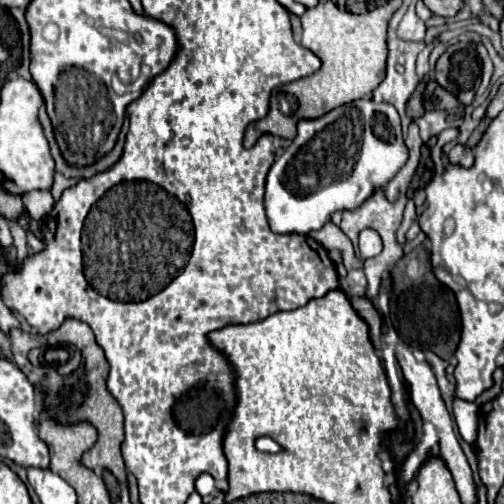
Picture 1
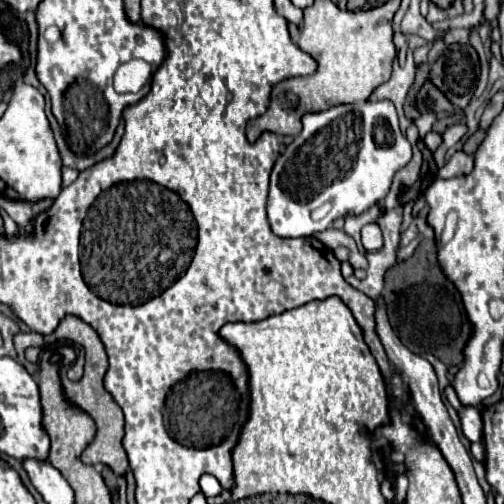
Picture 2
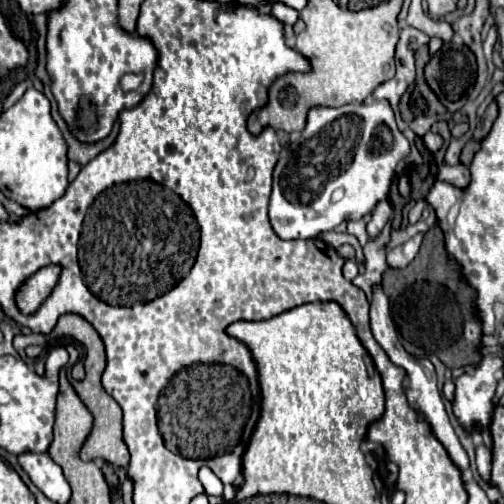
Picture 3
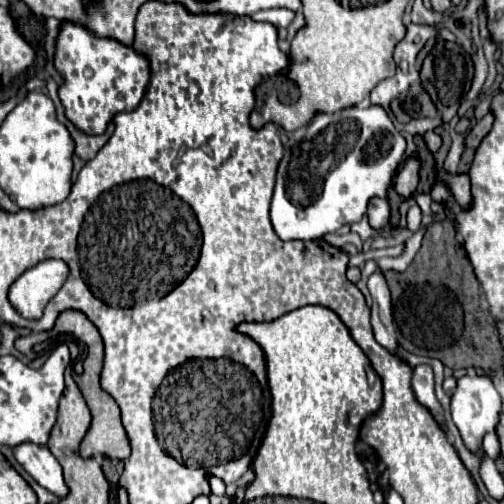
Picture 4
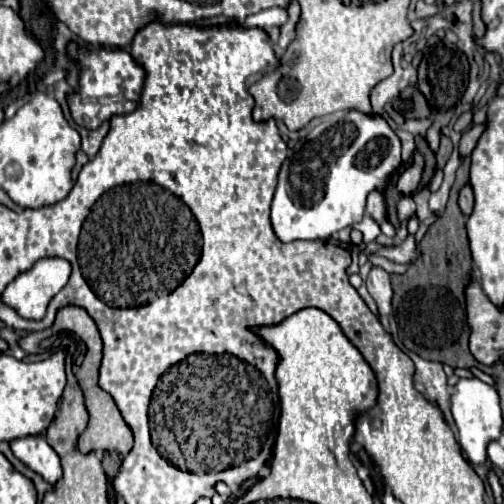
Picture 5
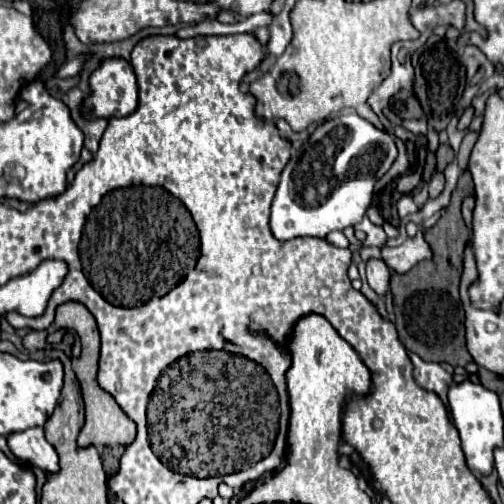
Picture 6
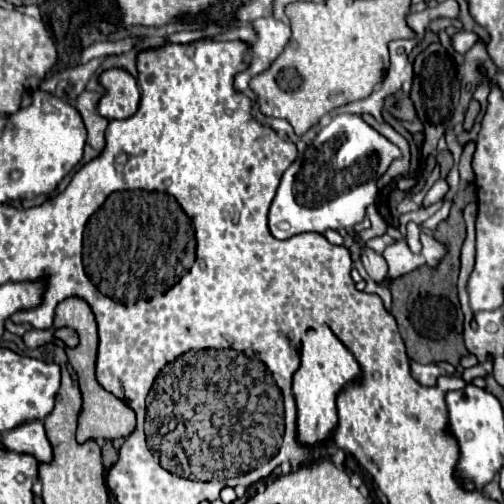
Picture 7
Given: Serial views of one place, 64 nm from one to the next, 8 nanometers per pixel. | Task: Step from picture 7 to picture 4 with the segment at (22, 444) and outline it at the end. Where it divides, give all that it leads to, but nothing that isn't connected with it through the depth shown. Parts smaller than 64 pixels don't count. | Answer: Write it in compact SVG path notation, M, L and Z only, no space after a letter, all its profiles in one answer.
M22 442L14 446L14 458L46 490L54 492L58 498L64 498L68 494L66 482L62 478L62 466L58 464L56 456L48 450L48 446Z

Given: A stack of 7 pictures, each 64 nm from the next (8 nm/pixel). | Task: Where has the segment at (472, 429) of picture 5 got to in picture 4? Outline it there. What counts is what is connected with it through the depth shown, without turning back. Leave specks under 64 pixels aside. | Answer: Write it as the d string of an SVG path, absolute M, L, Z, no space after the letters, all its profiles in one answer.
M464 376L458 380L458 386L452 394L452 420L460 430L462 442L474 456L482 456L482 438L488 432L494 432L498 422L500 422L500 410L502 410L502 400L500 394L496 392L494 384L486 376Z

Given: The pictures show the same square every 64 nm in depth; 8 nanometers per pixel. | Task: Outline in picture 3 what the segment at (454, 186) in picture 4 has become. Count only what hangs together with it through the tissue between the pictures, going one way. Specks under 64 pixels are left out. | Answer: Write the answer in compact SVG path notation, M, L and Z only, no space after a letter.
M442 164L438 168L438 180L448 182L448 184L464 190L470 184L470 168L464 166L464 164L456 164L456 166Z

